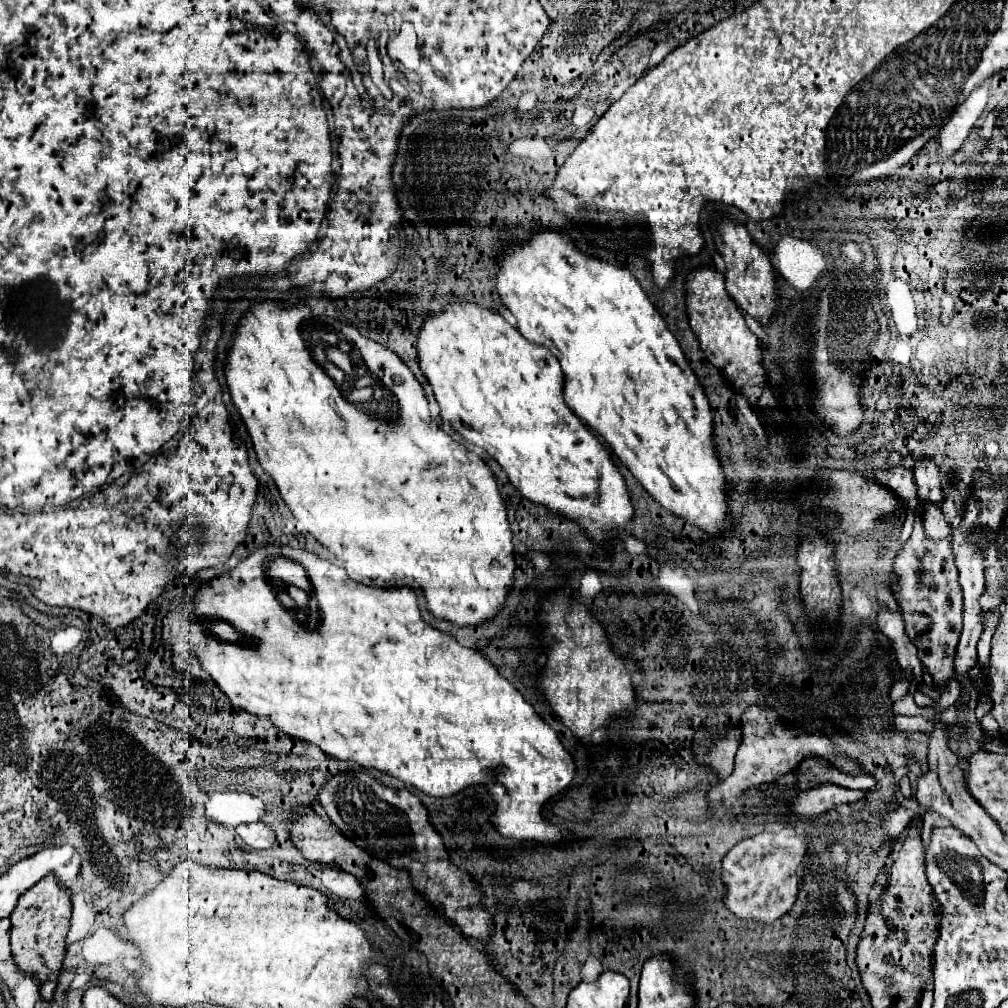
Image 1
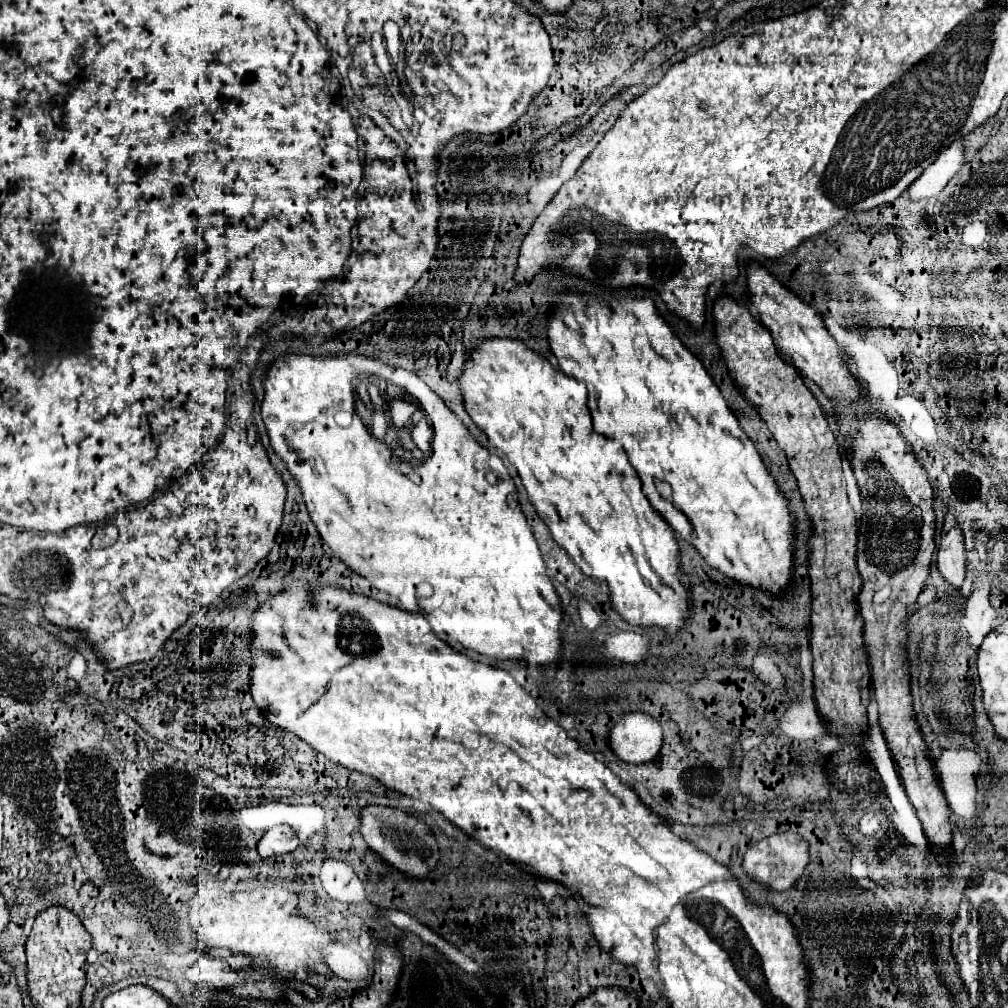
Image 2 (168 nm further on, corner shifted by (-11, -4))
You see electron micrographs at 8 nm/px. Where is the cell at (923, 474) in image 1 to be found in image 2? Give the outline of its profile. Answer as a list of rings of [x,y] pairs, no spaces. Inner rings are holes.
[[[946,512],[944,524],[940,530],[940,546],[938,546],[938,572],[946,582],[954,588],[960,588],[966,578],[966,548],[964,534],[958,526],[958,520]]]

